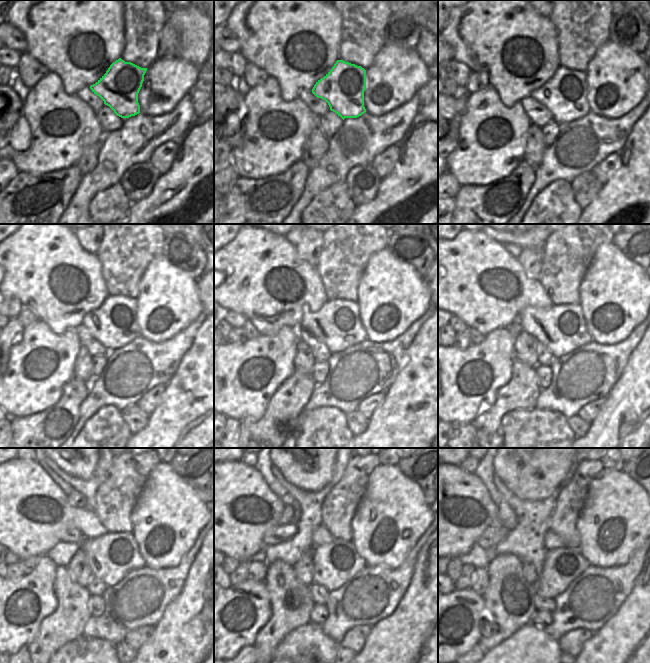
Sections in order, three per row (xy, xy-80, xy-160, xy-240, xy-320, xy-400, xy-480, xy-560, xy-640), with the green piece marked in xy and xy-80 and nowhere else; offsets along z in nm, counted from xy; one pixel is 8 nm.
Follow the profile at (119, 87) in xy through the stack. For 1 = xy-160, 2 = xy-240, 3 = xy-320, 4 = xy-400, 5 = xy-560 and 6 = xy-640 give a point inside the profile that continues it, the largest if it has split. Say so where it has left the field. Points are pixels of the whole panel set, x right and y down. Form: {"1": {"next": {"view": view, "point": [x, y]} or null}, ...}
{"1": {"next": {"view": "xy-160", "point": [564, 95]}}, "2": {"next": {"view": "xy-240", "point": [113, 323]}}, "3": {"next": {"view": "xy-320", "point": [337, 324]}}, "4": {"next": {"view": "xy-400", "point": [562, 329]}}, "5": {"next": {"view": "xy-560", "point": [333, 564]}}, "6": {"next": {"view": "xy-640", "point": [562, 566]}}}

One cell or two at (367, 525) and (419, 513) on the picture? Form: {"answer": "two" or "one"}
{"answer": "one"}

